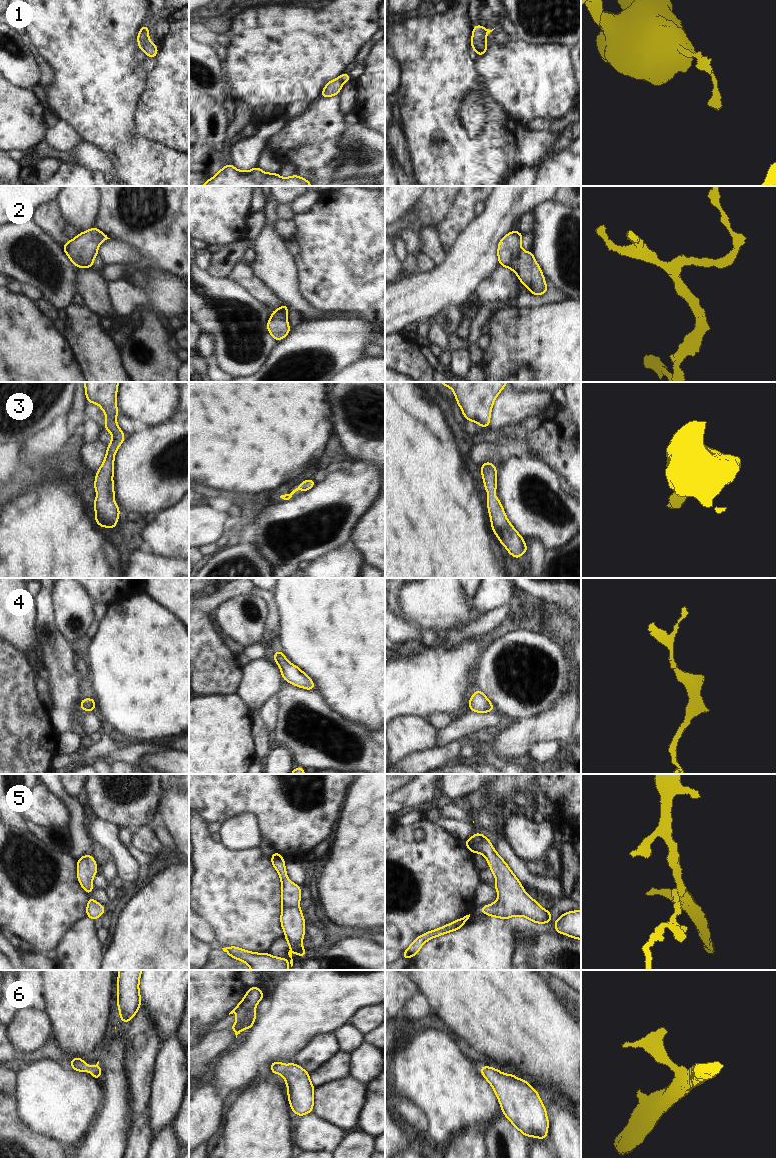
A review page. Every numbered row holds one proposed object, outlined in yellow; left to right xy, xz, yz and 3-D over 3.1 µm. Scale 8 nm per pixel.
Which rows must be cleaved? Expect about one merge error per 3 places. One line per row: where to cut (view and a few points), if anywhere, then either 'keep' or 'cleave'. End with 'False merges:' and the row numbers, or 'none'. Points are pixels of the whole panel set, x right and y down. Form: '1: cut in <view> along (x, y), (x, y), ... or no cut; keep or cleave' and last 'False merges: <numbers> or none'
1: cut in yz along (472, 37), (475, 47), (483, 53); cleave
2: cut in yz along (521, 249), (520, 253), (508, 267); cleave
3: no cut; keep
4: no cut; keep
5: no cut; keep
6: no cut; keep
False merges: 1, 2

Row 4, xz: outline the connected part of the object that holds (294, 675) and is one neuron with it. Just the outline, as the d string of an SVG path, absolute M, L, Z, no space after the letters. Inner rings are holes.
M276 649L273 660L281 668L282 679L300 688L315 690L315 685L312 679L299 667L289 663L286 656L280 650Z

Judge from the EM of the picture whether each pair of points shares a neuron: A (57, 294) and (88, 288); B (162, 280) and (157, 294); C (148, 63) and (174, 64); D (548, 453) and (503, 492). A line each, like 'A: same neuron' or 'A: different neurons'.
A: different neurons
B: same neuron
C: different neurons
D: different neurons

